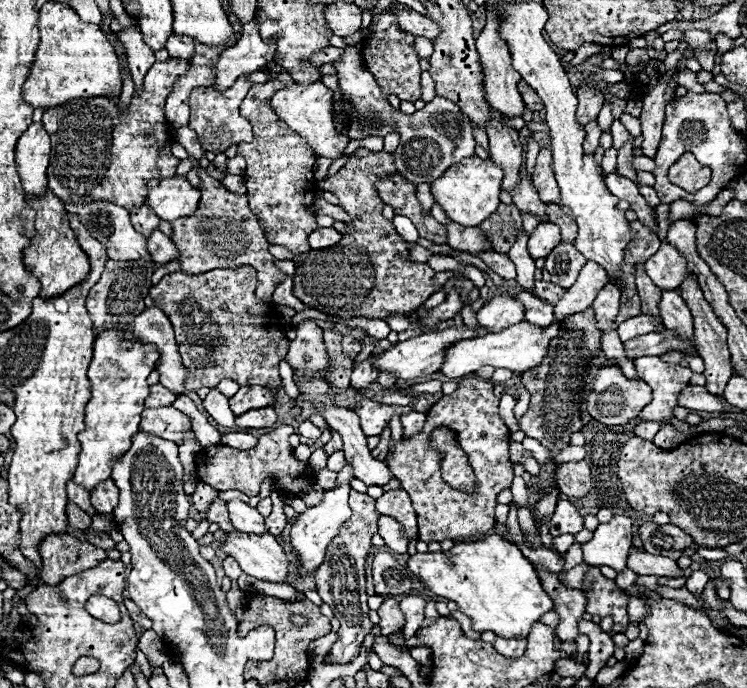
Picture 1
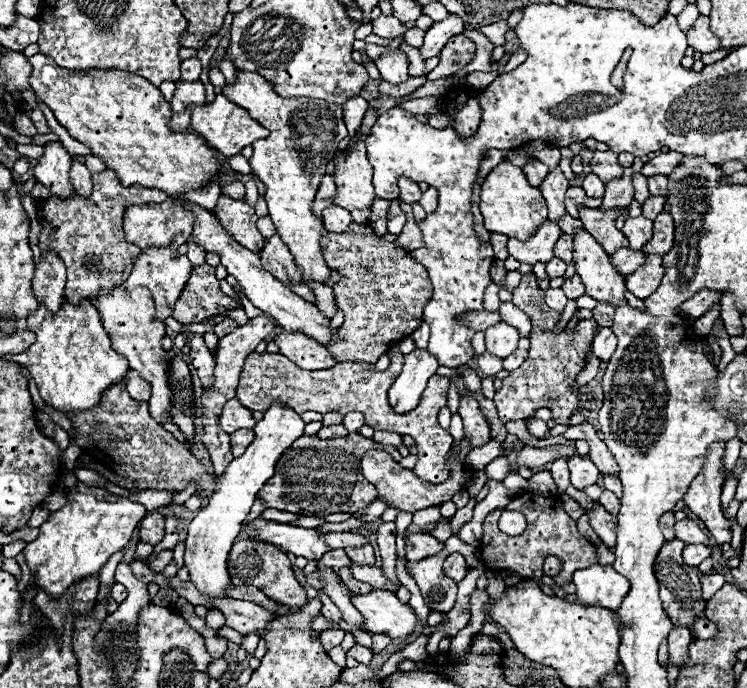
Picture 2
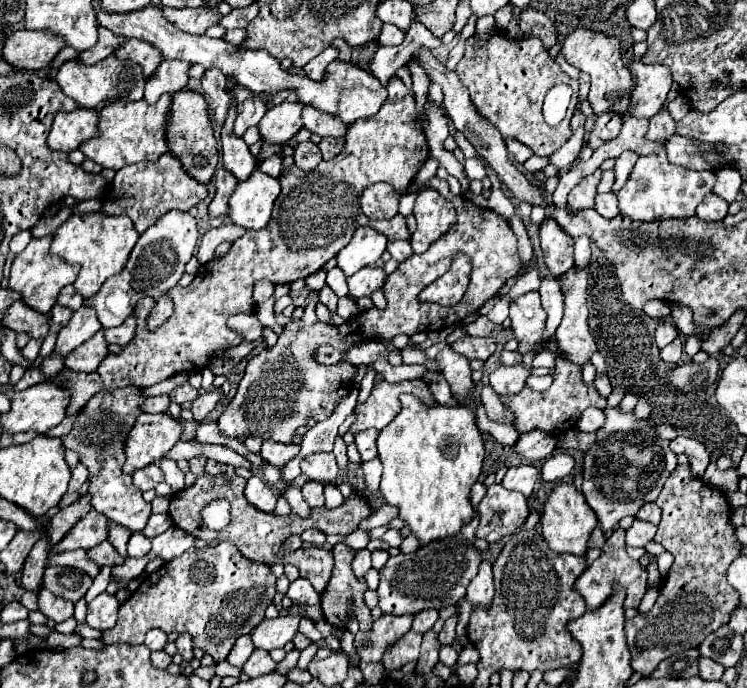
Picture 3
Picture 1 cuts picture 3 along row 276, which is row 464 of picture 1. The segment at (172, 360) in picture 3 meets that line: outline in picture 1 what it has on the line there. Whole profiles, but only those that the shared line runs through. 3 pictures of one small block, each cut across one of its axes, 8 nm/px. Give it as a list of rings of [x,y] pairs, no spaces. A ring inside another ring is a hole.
[[[280,426],[264,436],[258,438],[258,444],[250,450],[234,450],[228,446],[208,446],[202,448],[196,458],[196,476],[200,482],[210,484],[212,488],[216,488],[218,492],[226,492],[226,490],[240,490],[246,496],[258,496],[260,492],[260,484],[270,478],[274,480],[274,484],[288,496],[296,496],[302,488],[308,488],[314,480],[312,470],[306,464],[300,464],[294,454],[292,448],[288,446],[288,436],[292,434],[292,426]]]

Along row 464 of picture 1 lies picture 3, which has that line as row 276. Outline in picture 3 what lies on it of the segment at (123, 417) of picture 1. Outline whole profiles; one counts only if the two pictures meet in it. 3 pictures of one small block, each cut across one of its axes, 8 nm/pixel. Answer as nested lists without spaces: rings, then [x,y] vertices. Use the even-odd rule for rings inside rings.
[[[100,212],[96,214],[72,214],[64,224],[58,226],[52,238],[50,252],[64,258],[70,264],[80,264],[80,274],[74,282],[74,288],[84,296],[92,298],[100,286],[114,274],[118,274],[134,244],[138,242],[138,232],[130,224],[128,216],[104,216]]]

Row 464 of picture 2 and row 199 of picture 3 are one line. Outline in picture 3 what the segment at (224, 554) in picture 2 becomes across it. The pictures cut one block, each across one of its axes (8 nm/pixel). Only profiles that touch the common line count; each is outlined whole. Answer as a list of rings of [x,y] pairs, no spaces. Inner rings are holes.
[[[258,168],[246,182],[240,182],[228,200],[228,216],[246,230],[266,228],[274,200],[278,198],[278,178],[270,178]]]

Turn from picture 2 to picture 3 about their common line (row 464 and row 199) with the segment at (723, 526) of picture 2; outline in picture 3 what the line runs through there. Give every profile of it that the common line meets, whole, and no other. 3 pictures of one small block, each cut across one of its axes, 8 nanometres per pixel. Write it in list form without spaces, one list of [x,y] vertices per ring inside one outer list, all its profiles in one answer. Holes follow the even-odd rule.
[[[708,194],[696,208],[696,216],[702,220],[724,220],[728,214],[728,202],[716,194]]]

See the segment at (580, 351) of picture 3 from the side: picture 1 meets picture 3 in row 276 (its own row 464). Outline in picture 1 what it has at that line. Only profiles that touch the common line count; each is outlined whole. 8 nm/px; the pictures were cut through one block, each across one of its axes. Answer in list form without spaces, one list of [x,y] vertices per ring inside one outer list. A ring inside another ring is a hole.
[[[584,460],[580,462],[566,462],[560,464],[554,472],[554,482],[558,484],[558,490],[570,498],[582,498],[592,488],[590,468]]]

